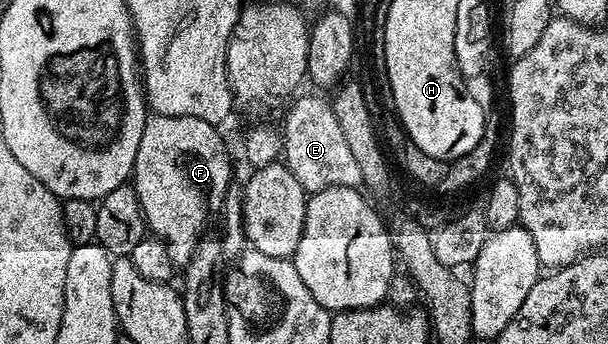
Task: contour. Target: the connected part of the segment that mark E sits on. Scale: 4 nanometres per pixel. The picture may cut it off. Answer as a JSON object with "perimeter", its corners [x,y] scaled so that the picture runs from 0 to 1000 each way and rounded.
{"perimeter":[[[497,279],[470,326],[470,378],[467,375],[467,474],[487,506],[487,529],[500,541],[505,564],[539,552],[541,547],[589,547],[595,535],[592,483],[586,483],[586,456],[559,381],[559,355],[553,355],[548,299],[530,279]]]}

